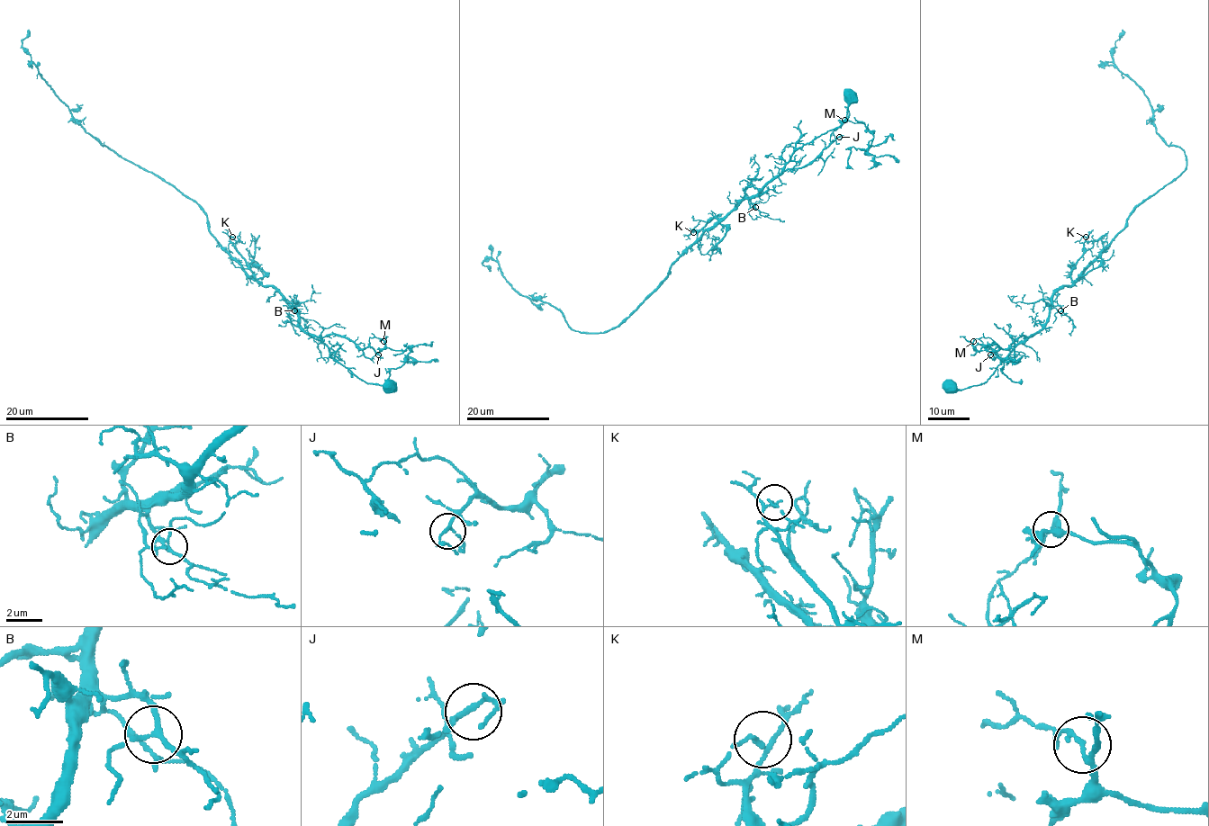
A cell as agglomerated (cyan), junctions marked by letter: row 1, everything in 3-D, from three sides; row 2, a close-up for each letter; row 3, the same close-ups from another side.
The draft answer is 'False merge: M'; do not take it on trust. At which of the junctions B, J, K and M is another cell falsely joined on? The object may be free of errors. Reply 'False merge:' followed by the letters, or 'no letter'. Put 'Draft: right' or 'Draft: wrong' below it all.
False merge: M
Draft: right

